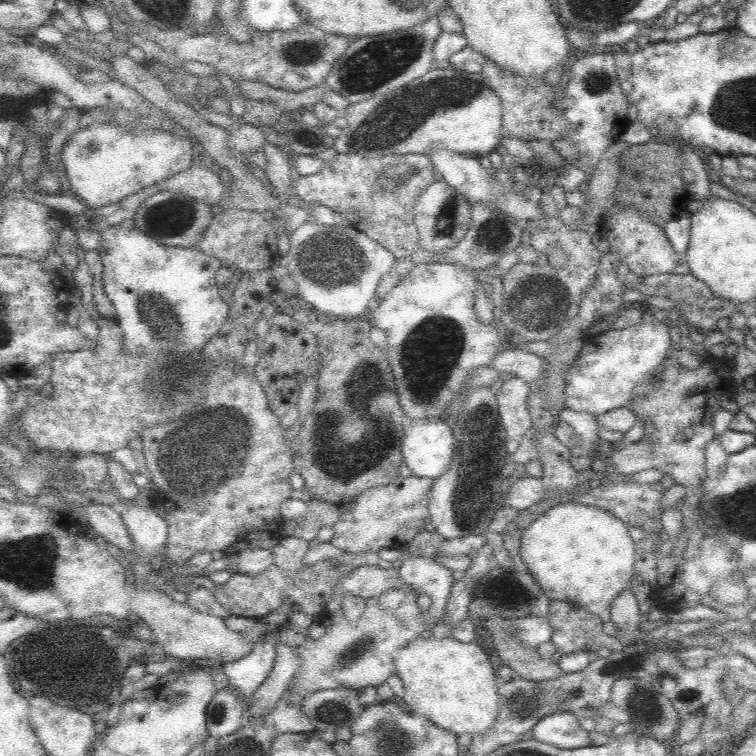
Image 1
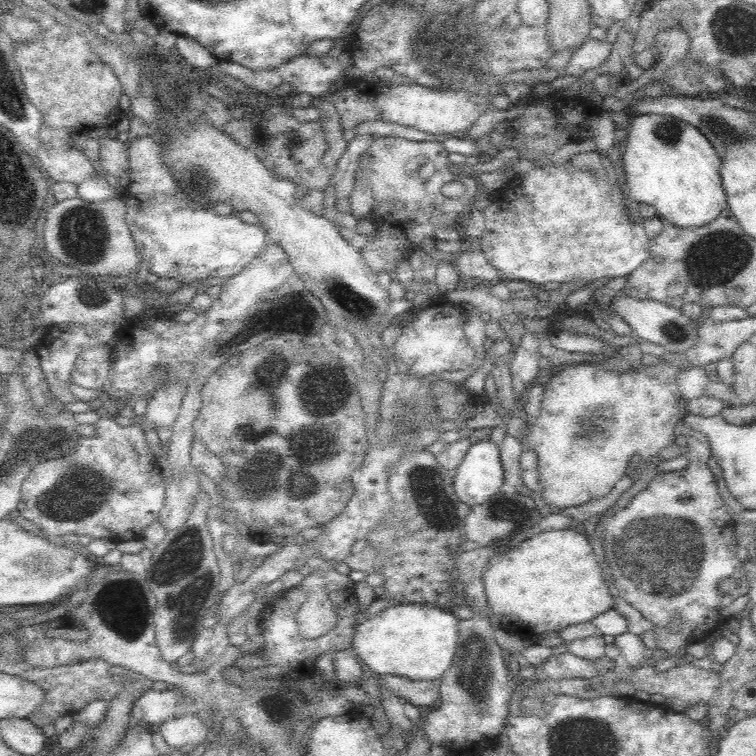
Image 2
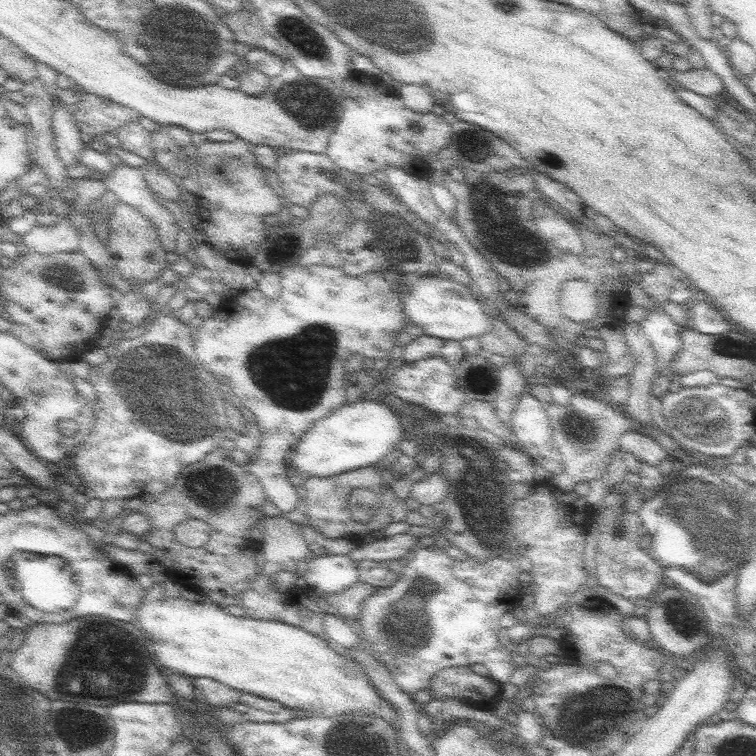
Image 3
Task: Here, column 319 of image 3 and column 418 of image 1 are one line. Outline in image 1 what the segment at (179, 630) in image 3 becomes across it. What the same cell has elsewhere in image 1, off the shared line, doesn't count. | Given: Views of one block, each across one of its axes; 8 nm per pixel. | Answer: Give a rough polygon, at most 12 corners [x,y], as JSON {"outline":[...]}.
{"outline":[[476,640],[396,650],[404,712],[456,736],[498,716],[500,678]]}

